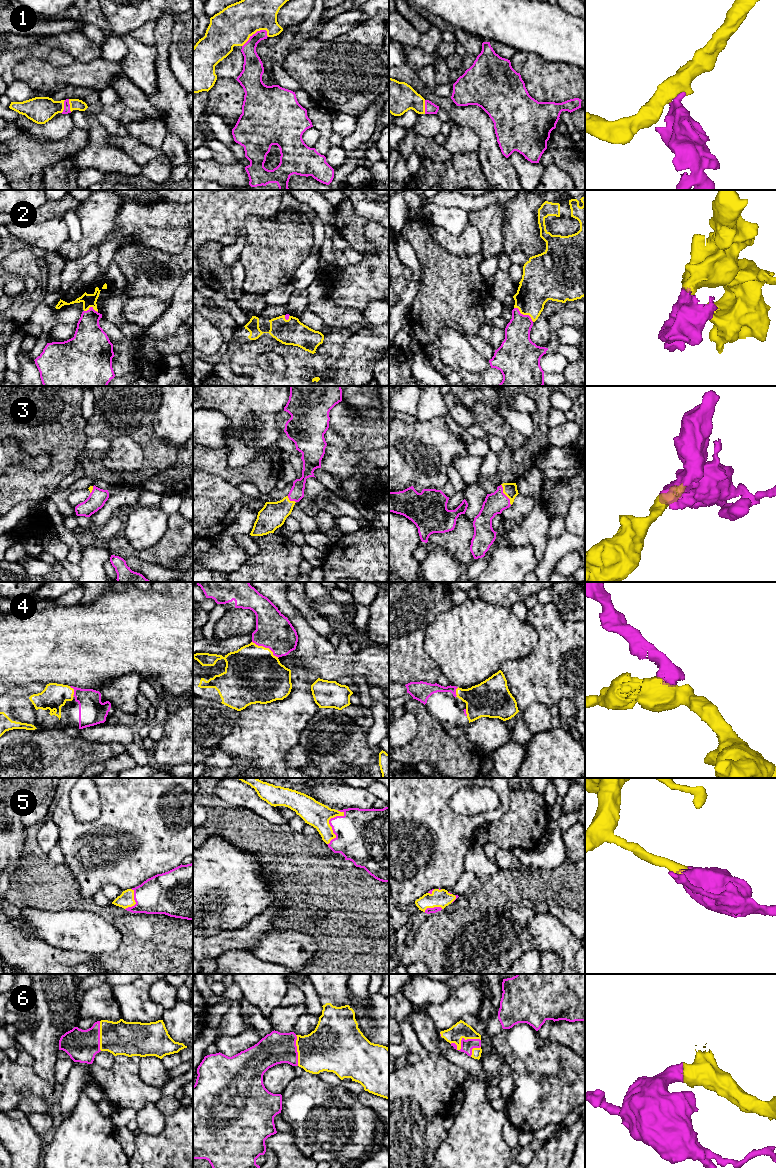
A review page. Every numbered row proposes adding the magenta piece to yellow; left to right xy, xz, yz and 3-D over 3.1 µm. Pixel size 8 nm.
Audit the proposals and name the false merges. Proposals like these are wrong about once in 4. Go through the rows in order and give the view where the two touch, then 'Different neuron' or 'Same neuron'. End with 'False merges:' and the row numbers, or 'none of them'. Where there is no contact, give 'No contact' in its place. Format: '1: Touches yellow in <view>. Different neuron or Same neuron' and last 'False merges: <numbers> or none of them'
1: Touches yellow in xz. Same neuron
2: Touches yellow in yz. Same neuron
3: Touches yellow in yz. Same neuron
4: Touches yellow in xz. Same neuron
5: Touches yellow in xz. Same neuron
6: Touches yellow in yz. Same neuron
False merges: none of them

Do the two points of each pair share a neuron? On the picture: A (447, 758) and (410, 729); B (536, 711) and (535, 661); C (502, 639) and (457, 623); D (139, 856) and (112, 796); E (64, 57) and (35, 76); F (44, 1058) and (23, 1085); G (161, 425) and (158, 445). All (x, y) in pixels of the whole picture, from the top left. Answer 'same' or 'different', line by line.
A: different
B: different
C: same
D: same
E: different
F: different
G: different

